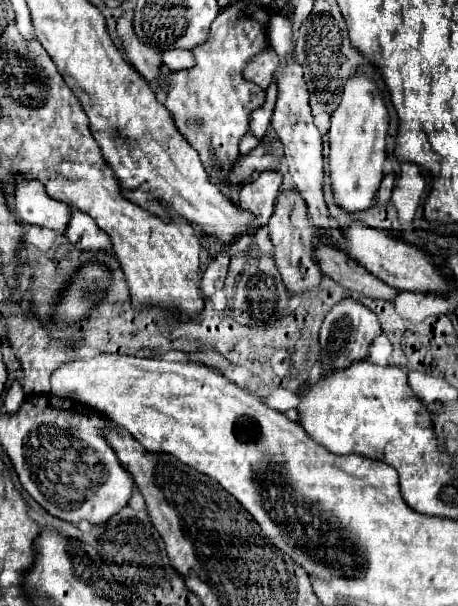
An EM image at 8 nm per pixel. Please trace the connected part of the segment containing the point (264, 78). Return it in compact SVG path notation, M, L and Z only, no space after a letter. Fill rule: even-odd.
M270 48L268 54L253 58L252 62L244 67L244 78L258 84L263 90L267 90L272 81L273 72L278 66L279 58Z

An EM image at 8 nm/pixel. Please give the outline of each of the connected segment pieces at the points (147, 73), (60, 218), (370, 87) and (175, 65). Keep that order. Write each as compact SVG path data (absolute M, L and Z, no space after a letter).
M132 10L124 12L118 18L116 32L118 32L118 38L120 38L122 46L124 46L126 58L134 64L134 68L148 82L154 82L158 78L158 74L160 74L160 54L154 52L144 42L140 42L140 38L134 34L134 28L132 28Z
M16 174L14 212L26 224L52 228L58 232L64 232L70 218L68 204L50 198L40 180L24 178L24 174Z
M354 72L344 86L342 100L336 112L332 114L332 124L328 130L334 200L344 210L356 212L366 210L374 204L374 194L384 176L386 132L388 132L388 108L376 80L362 72Z
M172 48L172 50L164 50L162 52L162 64L168 70L182 70L182 68L192 66L192 62L194 62L194 58L192 58L192 52L190 50Z

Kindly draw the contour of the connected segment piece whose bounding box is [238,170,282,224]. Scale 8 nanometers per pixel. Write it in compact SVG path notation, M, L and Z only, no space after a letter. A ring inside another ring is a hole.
M264 170L256 180L250 180L242 186L240 192L240 206L262 206L262 210L252 210L260 224L266 224L272 216L274 202L278 198L278 192L282 190L282 174L276 170Z

